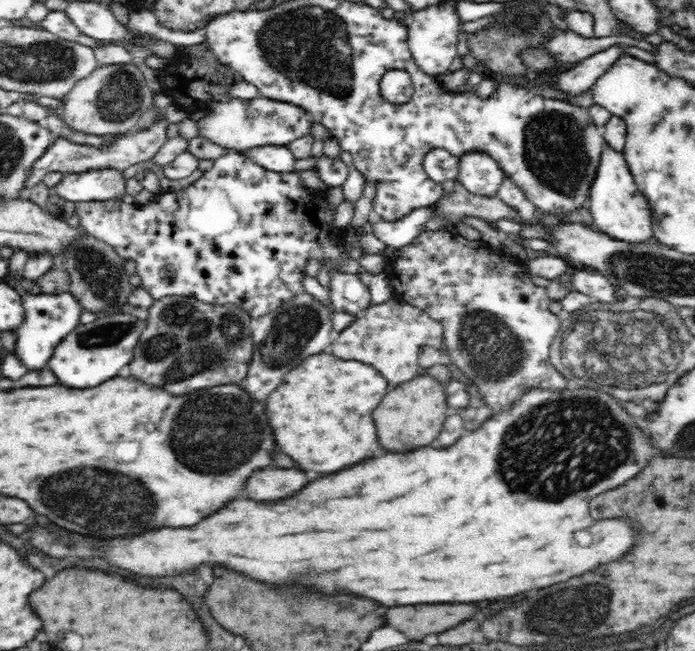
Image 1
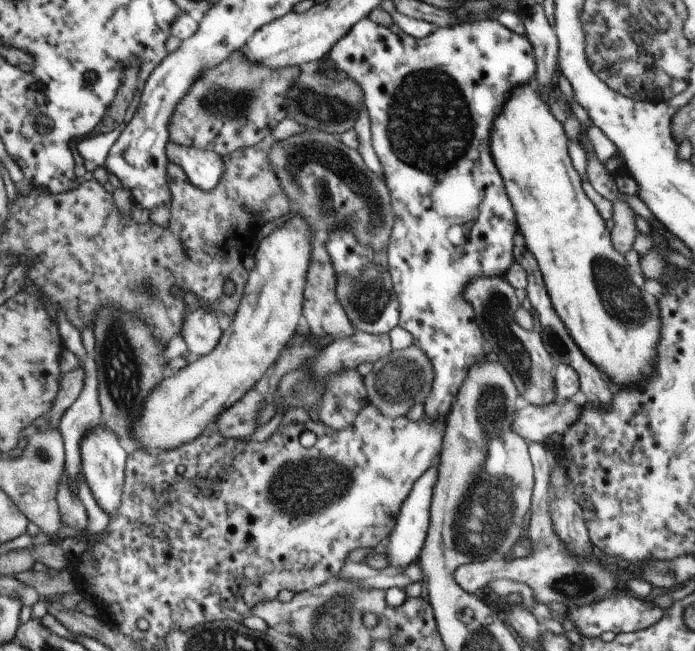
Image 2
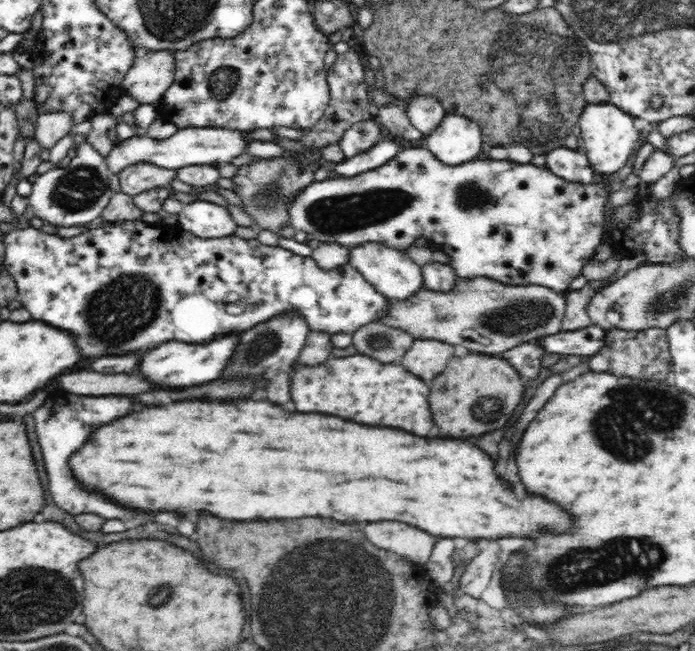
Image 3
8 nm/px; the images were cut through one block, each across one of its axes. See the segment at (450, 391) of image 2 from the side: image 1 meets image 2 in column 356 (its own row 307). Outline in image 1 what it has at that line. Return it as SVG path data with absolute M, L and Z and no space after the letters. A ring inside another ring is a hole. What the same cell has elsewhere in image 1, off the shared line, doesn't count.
M22 288L18 293L23 299L24 318L23 323L15 330L17 334L18 348L16 356L22 360L22 364L30 370L44 368L54 352L54 348L60 344L64 336L68 336L80 324L80 316L85 311L79 300L70 292L60 294L31 294Z

